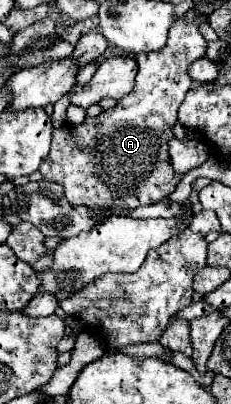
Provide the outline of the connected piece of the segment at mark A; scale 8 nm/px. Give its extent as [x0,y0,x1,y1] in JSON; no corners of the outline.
[39,19,207,215]

